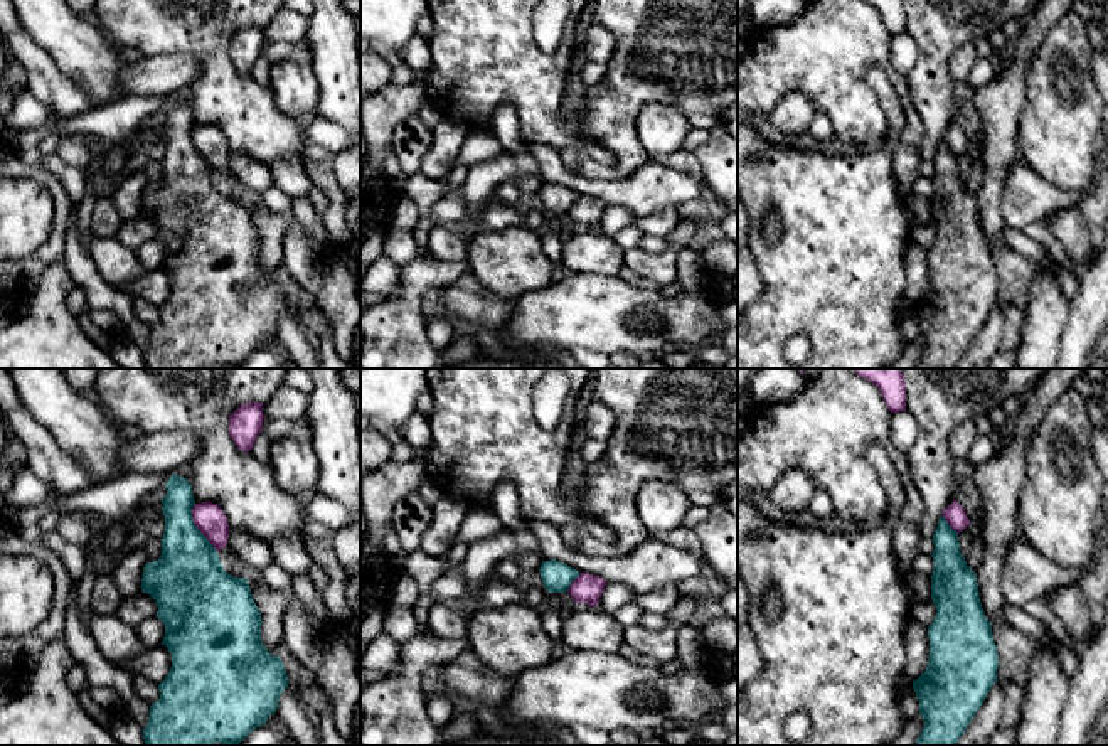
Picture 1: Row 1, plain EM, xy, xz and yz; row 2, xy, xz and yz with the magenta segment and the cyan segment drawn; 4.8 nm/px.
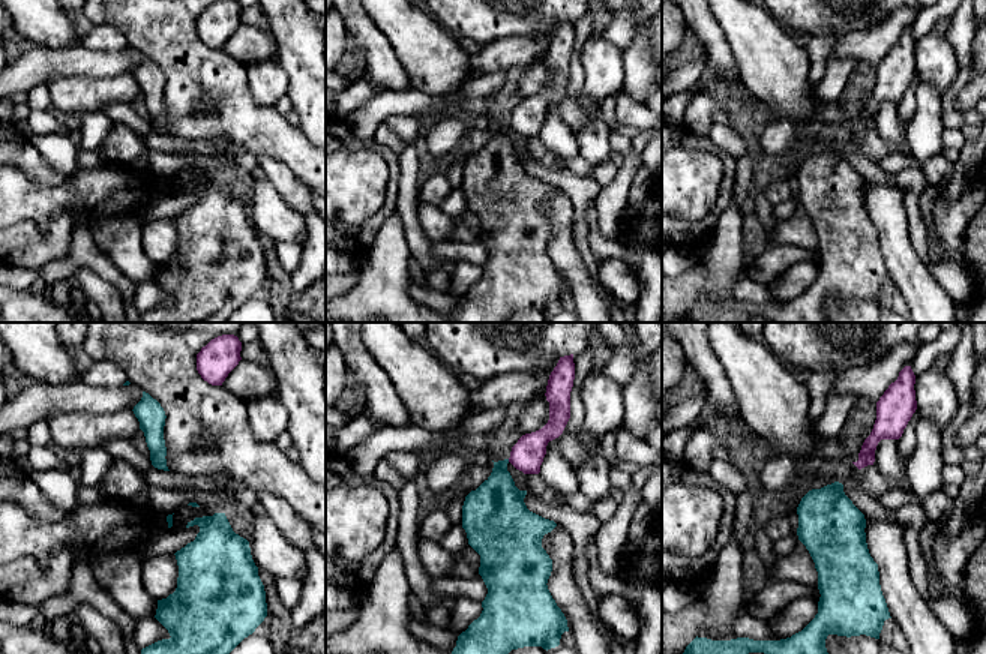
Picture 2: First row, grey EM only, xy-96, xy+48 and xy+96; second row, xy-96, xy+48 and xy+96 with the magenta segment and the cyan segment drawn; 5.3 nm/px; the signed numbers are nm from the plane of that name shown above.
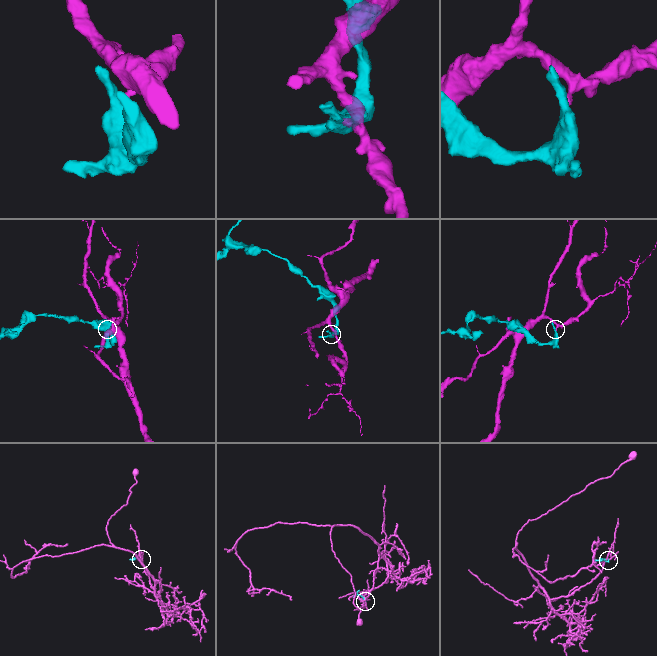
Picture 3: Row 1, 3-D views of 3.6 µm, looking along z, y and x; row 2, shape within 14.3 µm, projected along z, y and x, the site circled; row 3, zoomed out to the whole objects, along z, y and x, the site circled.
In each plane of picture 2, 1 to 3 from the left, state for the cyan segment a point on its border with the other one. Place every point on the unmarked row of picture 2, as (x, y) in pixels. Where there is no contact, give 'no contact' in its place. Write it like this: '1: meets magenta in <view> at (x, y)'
1: no contact
2: no contact
3: no contact

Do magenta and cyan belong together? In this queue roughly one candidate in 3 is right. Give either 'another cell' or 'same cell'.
another cell

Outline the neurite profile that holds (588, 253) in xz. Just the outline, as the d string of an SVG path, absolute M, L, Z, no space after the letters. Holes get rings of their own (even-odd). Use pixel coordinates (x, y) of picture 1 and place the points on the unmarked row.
M596 229L574 234L562 248L562 264L579 274L620 276L625 249Z

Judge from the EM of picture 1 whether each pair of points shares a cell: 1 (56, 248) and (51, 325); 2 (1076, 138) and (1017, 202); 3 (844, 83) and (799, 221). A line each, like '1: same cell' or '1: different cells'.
1: different cells
2: different cells
3: different cells

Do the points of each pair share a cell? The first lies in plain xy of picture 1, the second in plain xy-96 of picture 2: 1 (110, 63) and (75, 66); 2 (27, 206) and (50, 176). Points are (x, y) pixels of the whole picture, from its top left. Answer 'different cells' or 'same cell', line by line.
1: different cells
2: different cells

